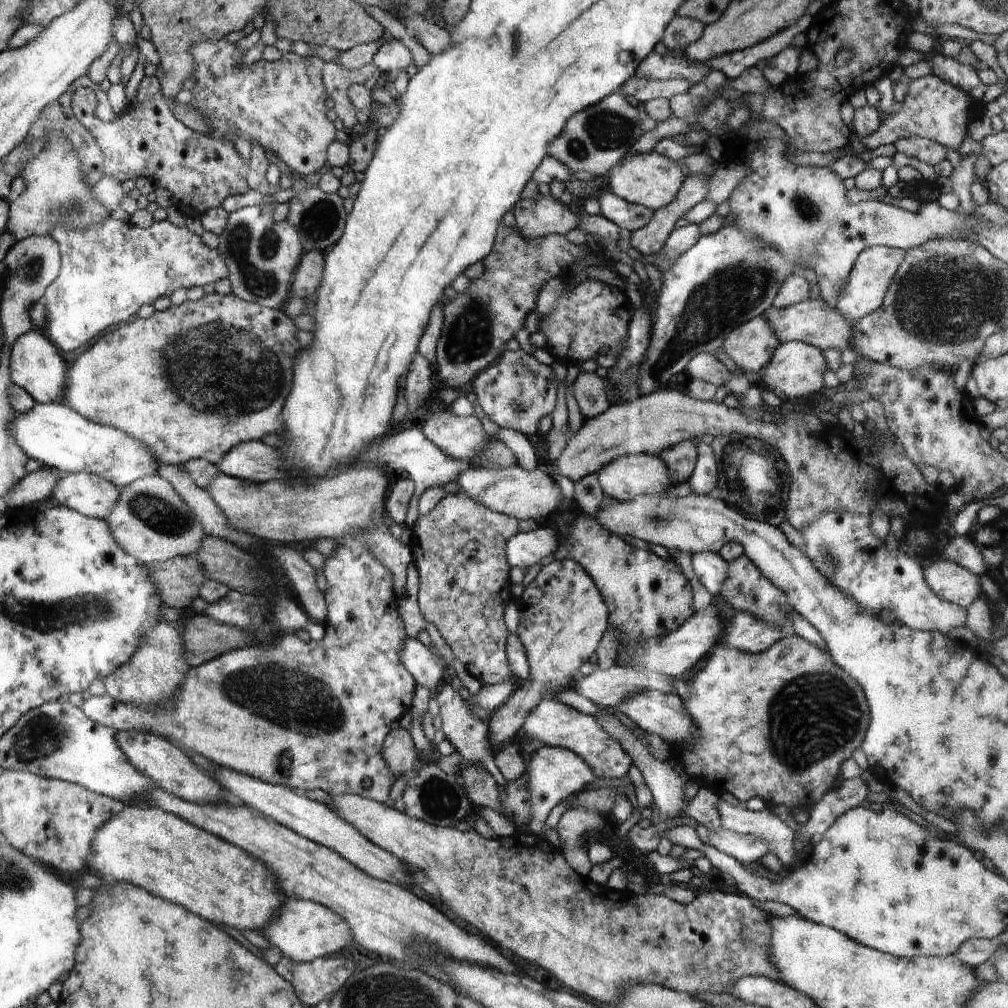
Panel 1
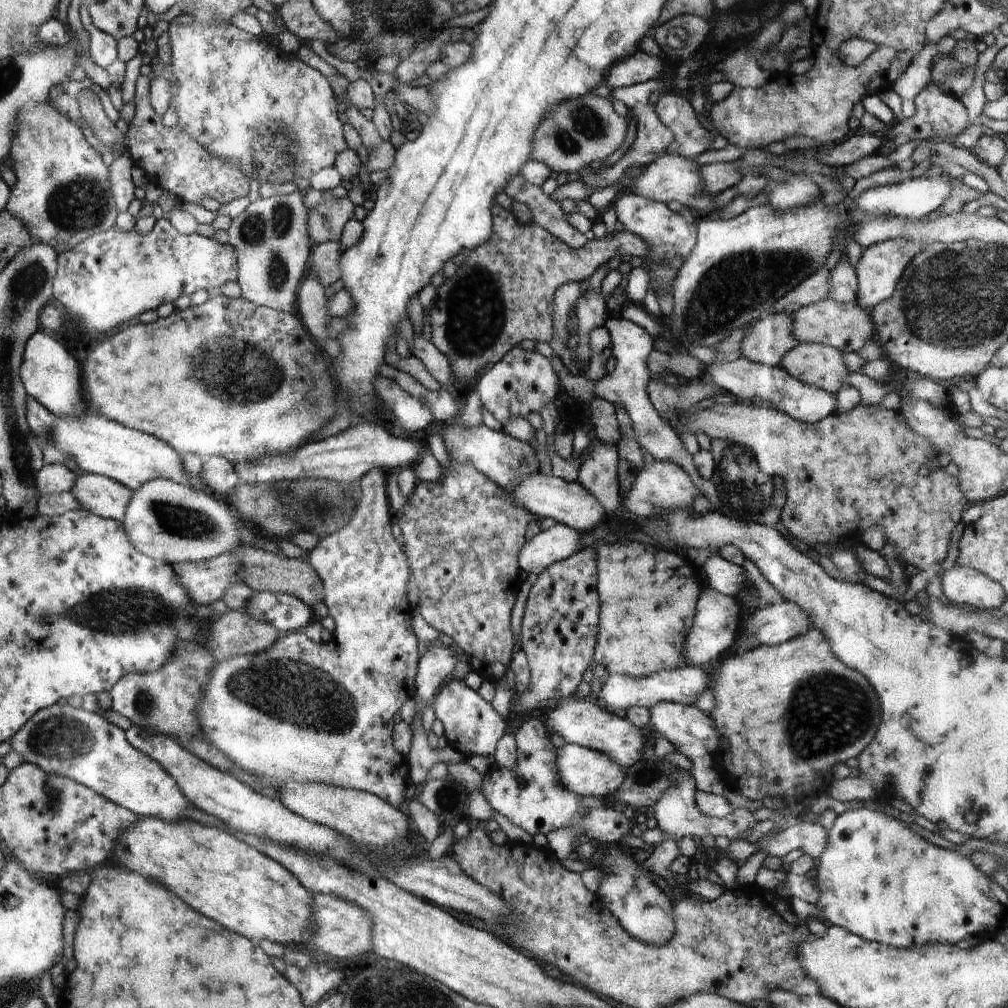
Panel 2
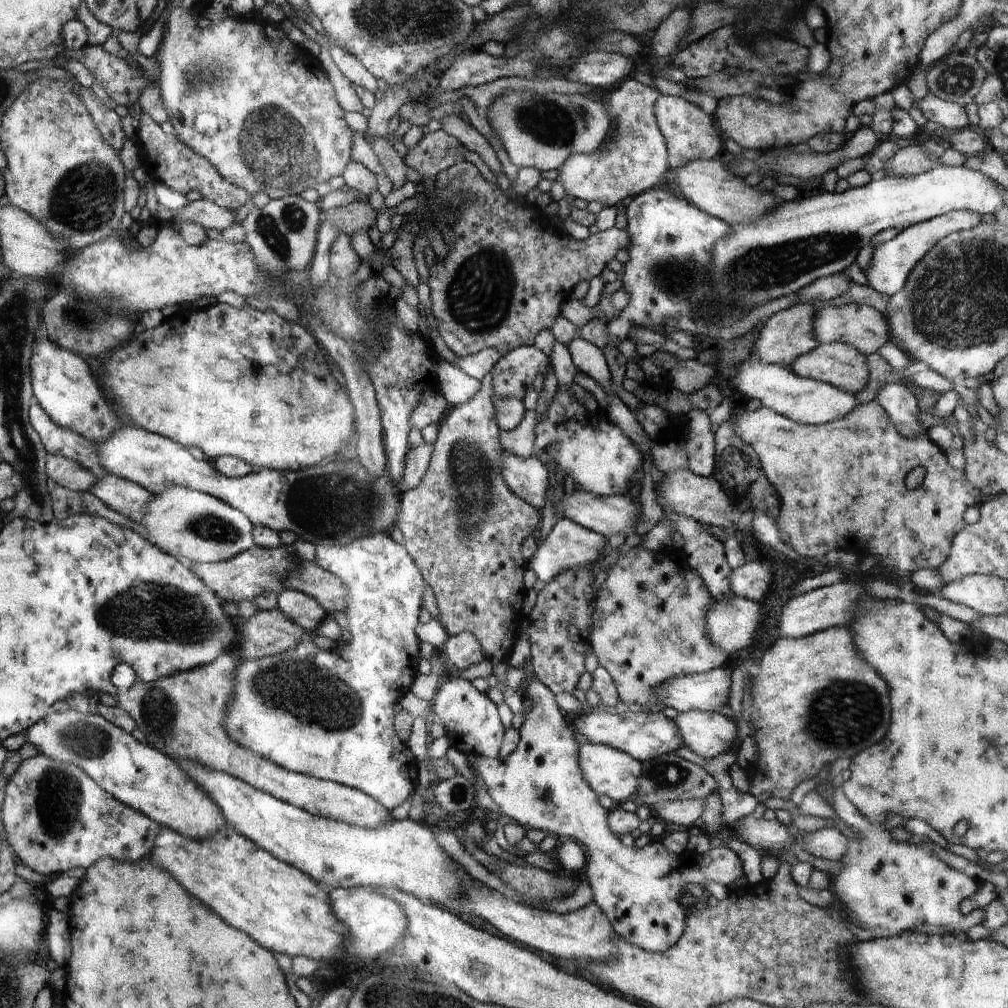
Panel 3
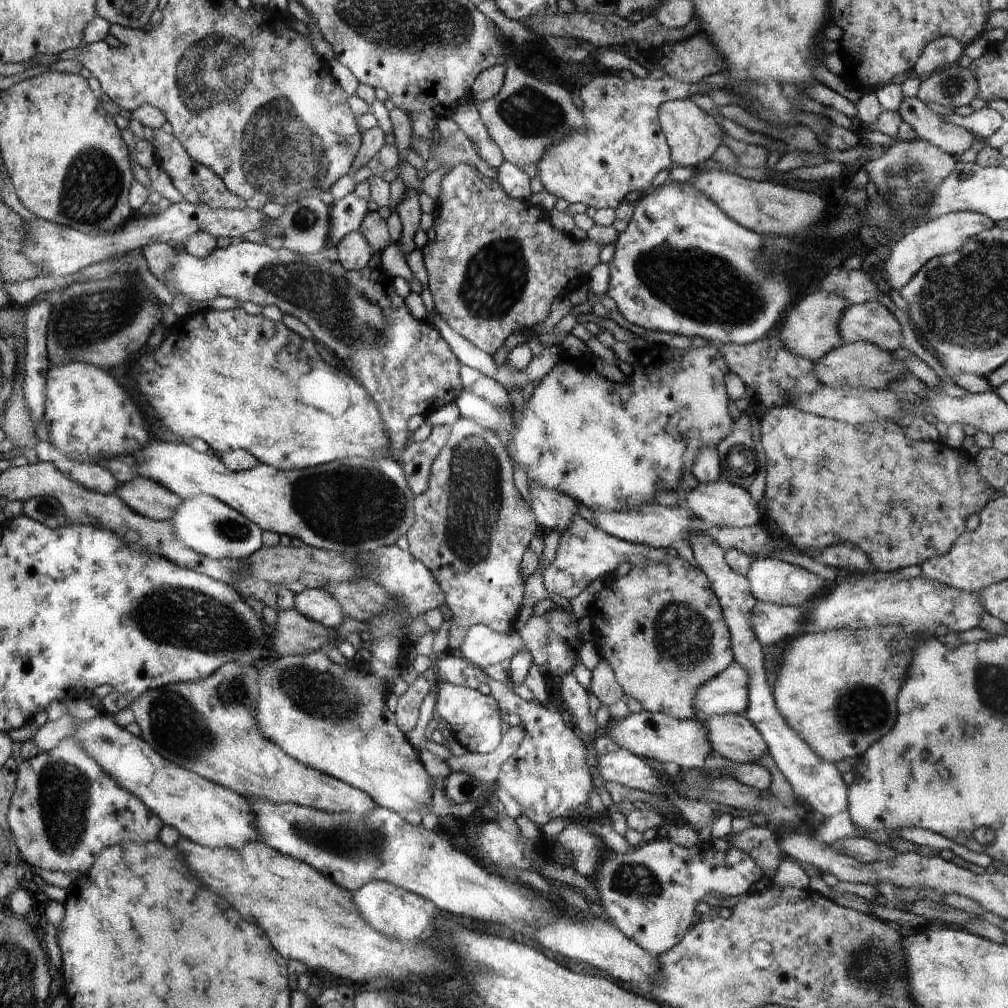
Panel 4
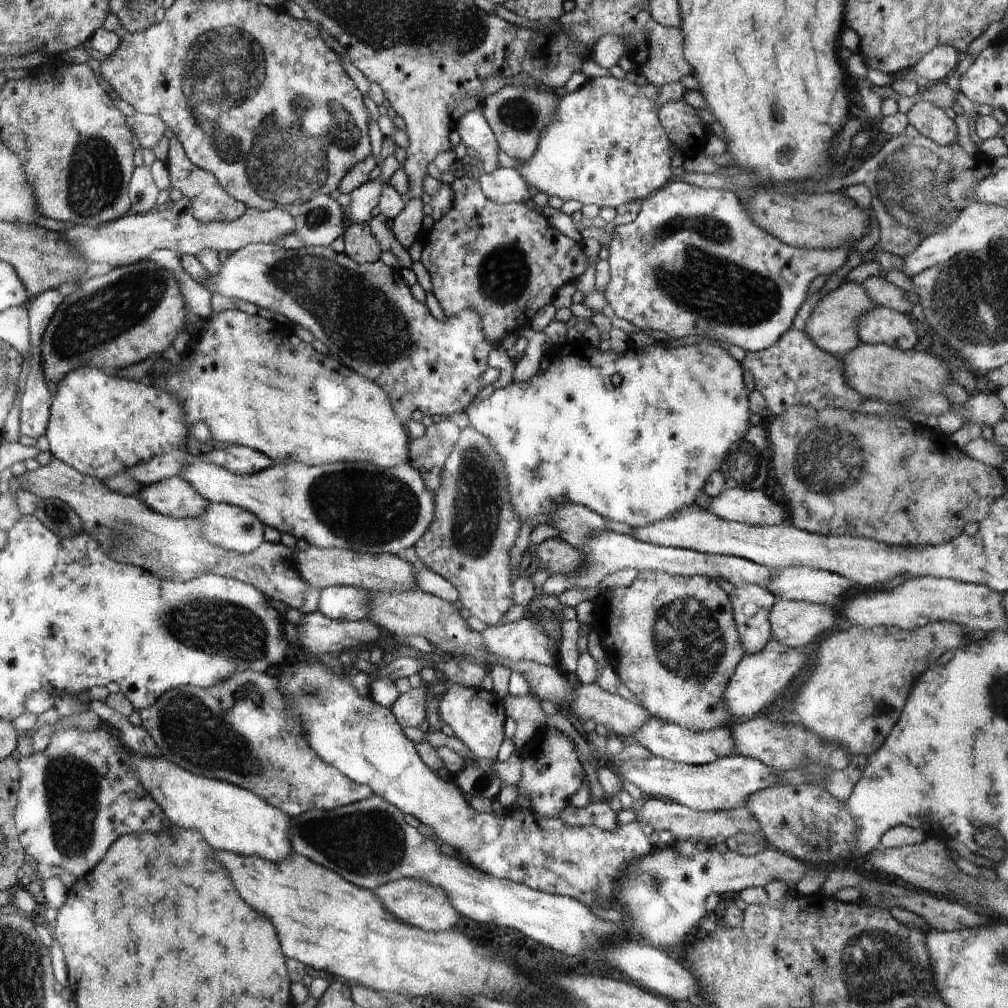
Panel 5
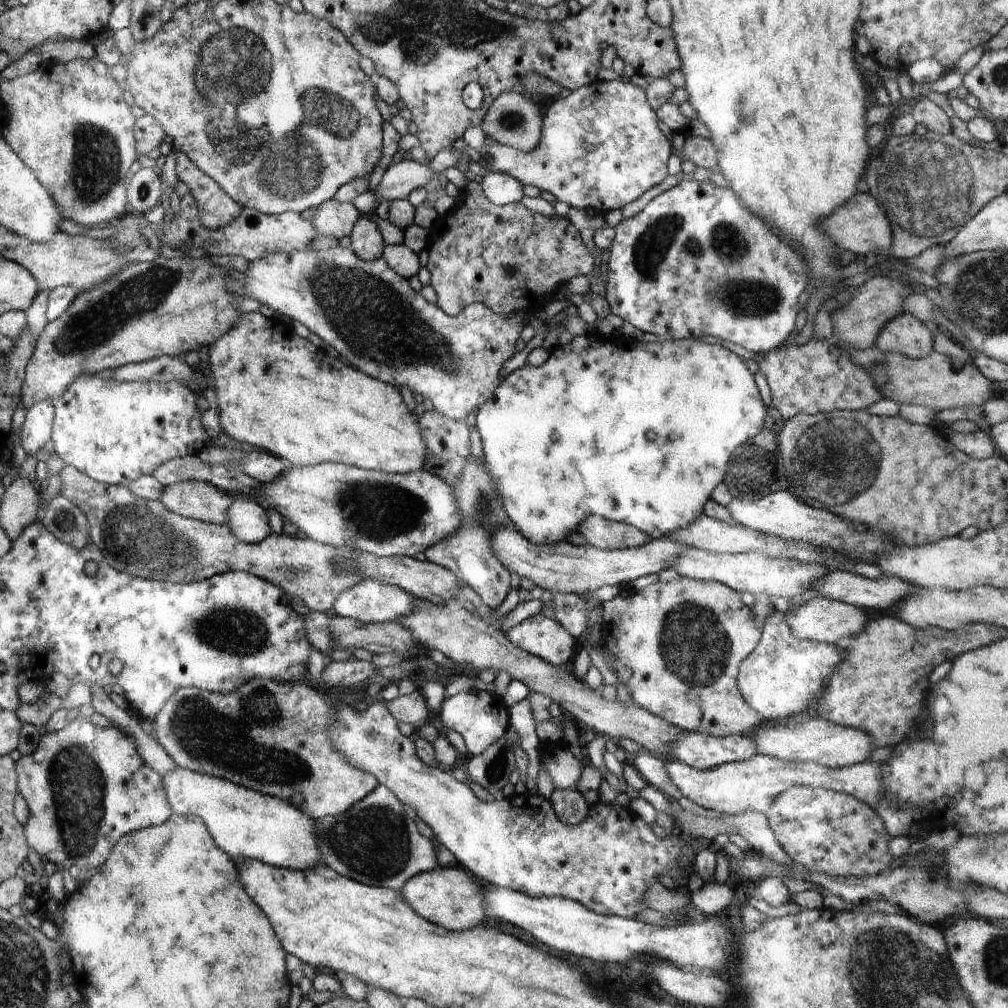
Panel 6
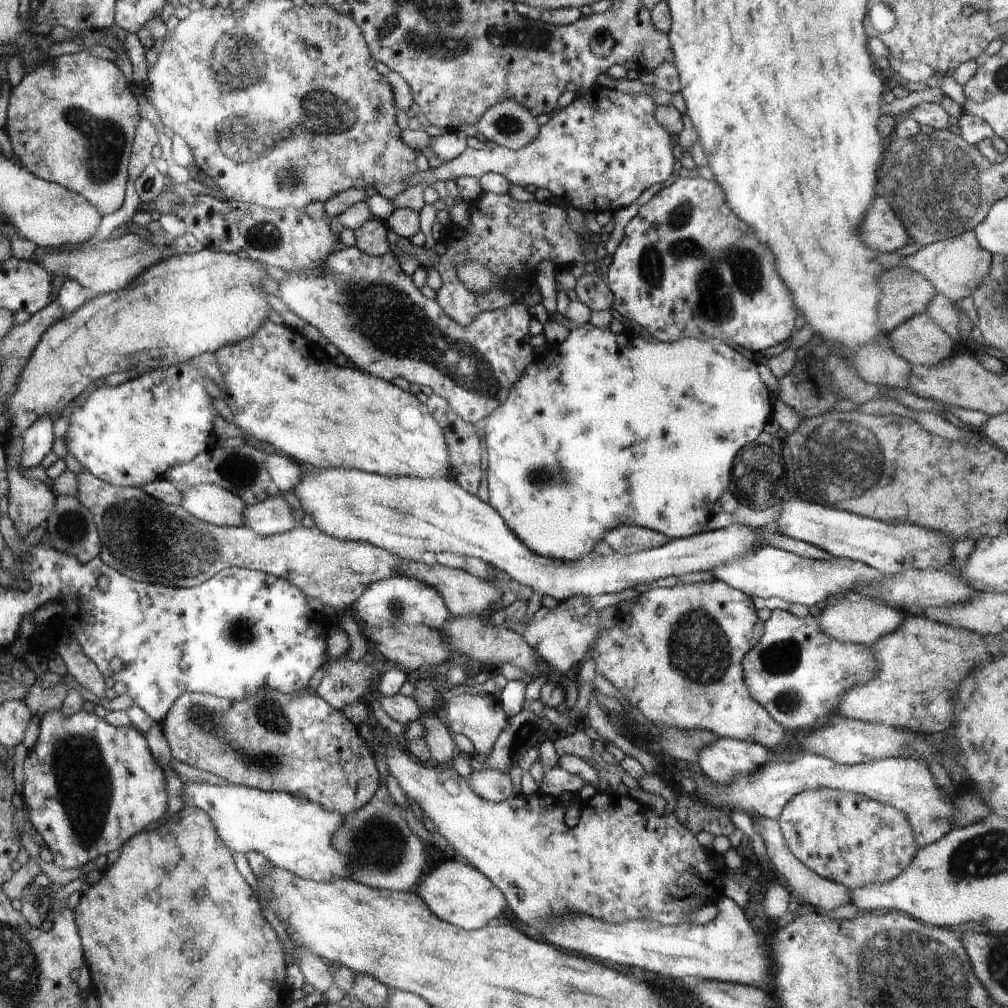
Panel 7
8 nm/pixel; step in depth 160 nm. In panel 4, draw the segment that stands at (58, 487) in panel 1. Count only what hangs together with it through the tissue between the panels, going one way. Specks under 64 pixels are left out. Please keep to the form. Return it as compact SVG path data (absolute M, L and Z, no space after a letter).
M142 476L121 484L116 494L131 510L158 521L170 521L174 511L183 504L183 499L170 489Z

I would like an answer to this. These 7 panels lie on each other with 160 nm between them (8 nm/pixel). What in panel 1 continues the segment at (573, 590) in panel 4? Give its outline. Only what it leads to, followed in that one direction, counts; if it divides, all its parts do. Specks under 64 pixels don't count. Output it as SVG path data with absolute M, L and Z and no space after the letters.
M544 523L531 532L518 531L506 542L506 560L511 568L546 564L558 550L559 534Z

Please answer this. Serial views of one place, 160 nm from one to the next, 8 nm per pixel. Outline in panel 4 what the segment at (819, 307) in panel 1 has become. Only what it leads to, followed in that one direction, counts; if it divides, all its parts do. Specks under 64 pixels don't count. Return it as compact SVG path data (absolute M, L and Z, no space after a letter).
M878 301L850 304L842 313L839 329L846 343L870 342L889 353L901 347L900 323Z

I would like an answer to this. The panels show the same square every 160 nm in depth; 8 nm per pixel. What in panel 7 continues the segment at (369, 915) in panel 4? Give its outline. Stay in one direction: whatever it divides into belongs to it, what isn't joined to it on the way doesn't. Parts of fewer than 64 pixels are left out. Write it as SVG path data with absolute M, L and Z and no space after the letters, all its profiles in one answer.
M450 858L434 866L416 894L430 904L429 909L438 918L452 922L454 926L462 926L467 931L480 930L490 924L506 910L507 904L504 893L485 874L459 858Z

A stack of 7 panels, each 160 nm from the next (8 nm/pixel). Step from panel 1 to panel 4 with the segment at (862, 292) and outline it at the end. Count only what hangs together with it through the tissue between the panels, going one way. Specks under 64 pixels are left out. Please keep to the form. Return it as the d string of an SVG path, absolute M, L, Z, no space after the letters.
M952 211L913 228L899 241L890 244L891 254L884 261L890 288L900 290L910 282L911 277L926 264L926 261L960 250L972 237L994 226L996 226L995 221L986 215L972 211Z

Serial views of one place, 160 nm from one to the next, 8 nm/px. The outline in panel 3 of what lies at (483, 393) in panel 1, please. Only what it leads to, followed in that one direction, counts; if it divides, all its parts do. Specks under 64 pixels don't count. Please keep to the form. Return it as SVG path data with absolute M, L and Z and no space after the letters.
M522 345L507 352L491 370L494 397L521 399L538 372L545 374L551 360L534 345Z

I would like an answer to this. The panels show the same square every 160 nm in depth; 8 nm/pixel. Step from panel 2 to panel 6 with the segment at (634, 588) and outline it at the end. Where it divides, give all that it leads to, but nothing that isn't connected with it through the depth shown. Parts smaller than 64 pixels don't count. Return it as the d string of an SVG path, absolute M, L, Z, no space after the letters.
M688 577L678 578L671 582L662 582L658 579L654 584L649 584L642 591L632 595L617 595L609 601L601 603L603 606L602 630L603 644L601 651L606 657L618 677L618 681L624 683L632 693L633 702L644 710L667 720L671 725L676 725L684 732L702 733L715 737L727 737L730 735L752 735L755 730L764 725L766 721L744 700L737 687L737 674L741 662L758 646L761 637L762 625L757 622L754 612L742 601L739 593L729 586L716 581L699 581Z

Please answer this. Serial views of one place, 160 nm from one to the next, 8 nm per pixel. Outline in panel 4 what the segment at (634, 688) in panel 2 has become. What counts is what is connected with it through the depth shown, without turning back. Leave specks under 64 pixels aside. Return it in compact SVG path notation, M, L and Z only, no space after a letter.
M733 661L717 677L705 682L696 693L695 710L698 717L735 714L748 708L749 674Z

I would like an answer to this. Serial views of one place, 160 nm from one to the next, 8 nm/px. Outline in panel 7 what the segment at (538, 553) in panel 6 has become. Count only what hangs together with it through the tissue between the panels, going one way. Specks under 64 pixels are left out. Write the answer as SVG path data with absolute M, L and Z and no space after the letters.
M330 468L330 470L322 470L320 474L314 472L314 476L303 478L303 481L295 488L295 492L305 512L314 516L315 525L333 537L345 541L367 542L390 551L390 554L400 555L408 561L421 562L421 556L426 551L435 553L448 551L455 555L478 557L505 573L508 578L529 586L536 594L556 598L559 602L575 596L589 598L616 594L624 589L634 589L638 584L651 585L651 582L666 576L684 576L684 574L701 570L711 573L719 566L733 563L736 559L754 554L758 548L766 546L760 544L760 536L755 528L732 523L725 529L706 530L686 538L670 539L658 548L640 551L633 555L614 553L602 556L592 551L577 561L554 561L532 552L506 526L504 519L490 506L489 502L484 502L477 495L470 494L456 480L418 477L382 478L382 476L356 472L356 470Z

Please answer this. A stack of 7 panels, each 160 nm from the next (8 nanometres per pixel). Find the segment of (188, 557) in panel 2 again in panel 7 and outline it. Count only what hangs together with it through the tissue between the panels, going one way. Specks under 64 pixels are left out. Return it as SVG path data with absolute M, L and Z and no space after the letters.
M285 494L248 505L245 510L245 524L258 534L272 536L288 533L302 527L302 522L293 518L293 508L288 505Z

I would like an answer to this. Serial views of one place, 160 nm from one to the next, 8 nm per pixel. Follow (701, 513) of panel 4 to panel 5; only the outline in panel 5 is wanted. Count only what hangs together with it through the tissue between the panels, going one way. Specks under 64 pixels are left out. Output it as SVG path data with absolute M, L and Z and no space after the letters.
M726 487L712 500L710 512L727 521L750 526L788 524L787 506L782 507L761 490Z

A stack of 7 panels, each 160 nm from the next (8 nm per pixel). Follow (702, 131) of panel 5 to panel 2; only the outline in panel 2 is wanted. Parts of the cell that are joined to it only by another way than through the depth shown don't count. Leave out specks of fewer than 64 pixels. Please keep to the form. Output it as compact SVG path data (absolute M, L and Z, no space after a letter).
M662 92L658 102L655 104L655 111L658 118L672 130L674 140L667 147L667 154L676 155L679 157L696 158L703 152L711 149L714 141L714 136L700 125L700 121L694 113L692 105L687 99L681 97L677 92Z

